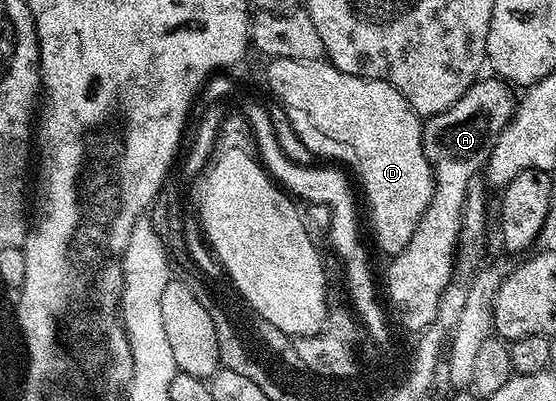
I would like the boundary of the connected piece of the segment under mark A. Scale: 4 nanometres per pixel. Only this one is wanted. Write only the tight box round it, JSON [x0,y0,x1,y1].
[386,78,516,334]

